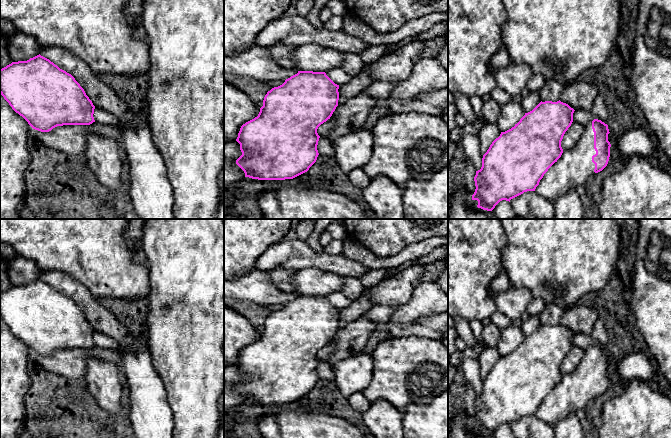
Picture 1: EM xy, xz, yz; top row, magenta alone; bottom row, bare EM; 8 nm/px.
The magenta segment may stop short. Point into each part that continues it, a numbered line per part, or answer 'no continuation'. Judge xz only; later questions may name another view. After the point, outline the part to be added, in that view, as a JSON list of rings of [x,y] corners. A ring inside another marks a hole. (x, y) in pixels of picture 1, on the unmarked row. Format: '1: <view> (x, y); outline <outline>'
no continuation

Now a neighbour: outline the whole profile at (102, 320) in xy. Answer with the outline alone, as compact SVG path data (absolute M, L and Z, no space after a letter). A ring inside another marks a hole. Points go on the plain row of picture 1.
M42 270L40 279L71 298L84 313L95 332L112 337L119 345L129 344L136 338L137 334L130 332L109 310L99 303L85 286L72 276L60 271Z

